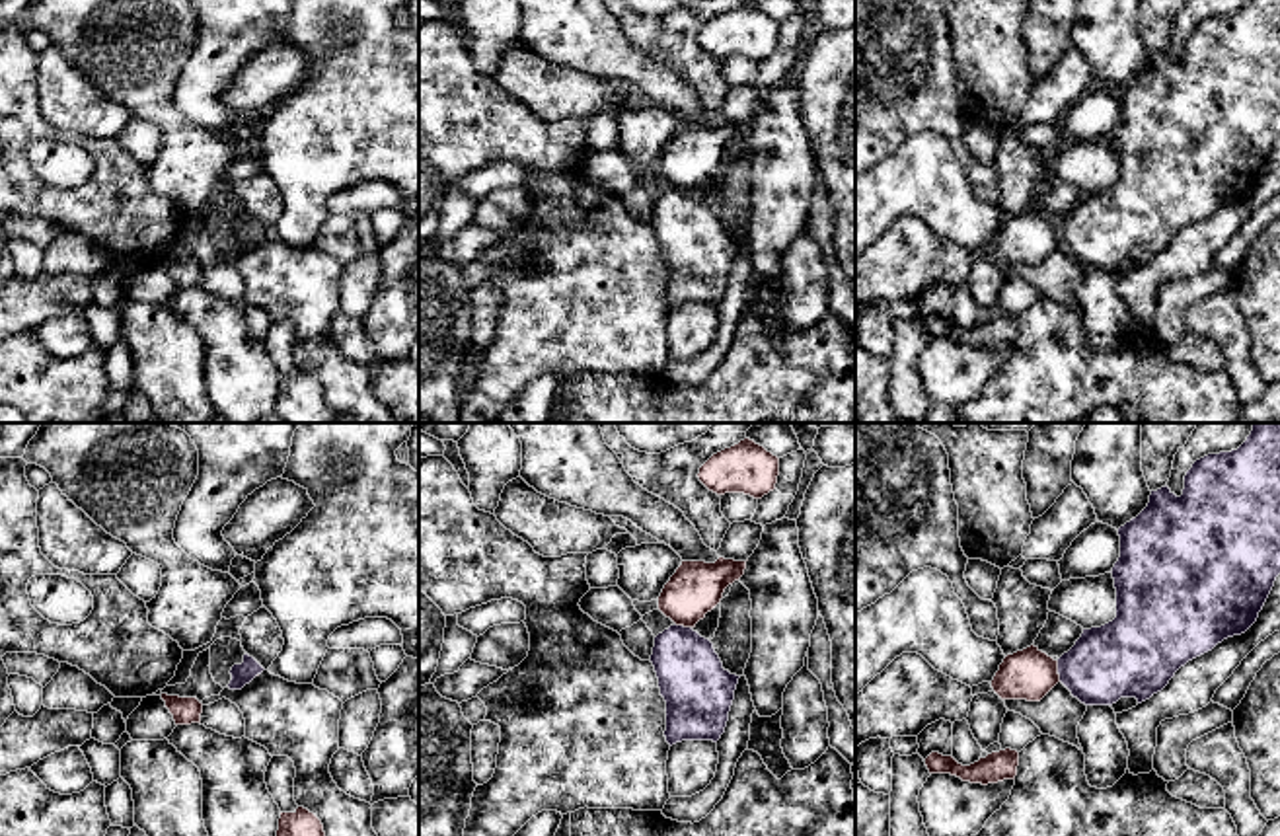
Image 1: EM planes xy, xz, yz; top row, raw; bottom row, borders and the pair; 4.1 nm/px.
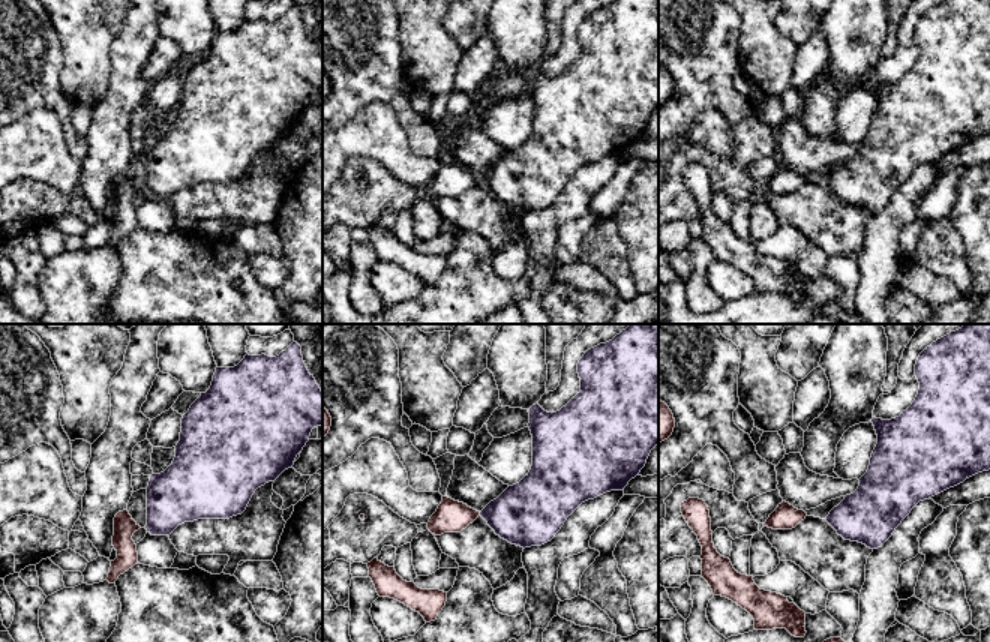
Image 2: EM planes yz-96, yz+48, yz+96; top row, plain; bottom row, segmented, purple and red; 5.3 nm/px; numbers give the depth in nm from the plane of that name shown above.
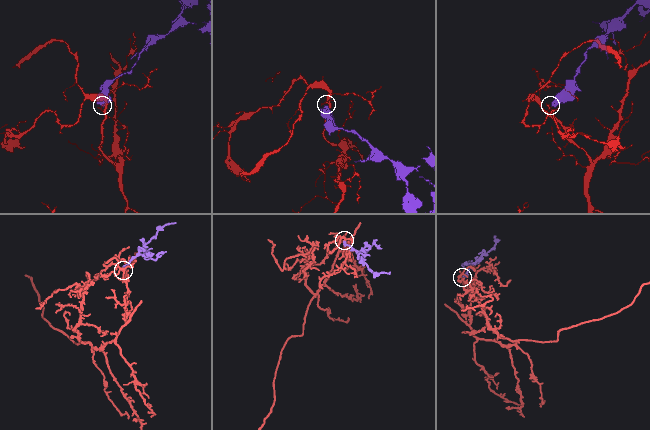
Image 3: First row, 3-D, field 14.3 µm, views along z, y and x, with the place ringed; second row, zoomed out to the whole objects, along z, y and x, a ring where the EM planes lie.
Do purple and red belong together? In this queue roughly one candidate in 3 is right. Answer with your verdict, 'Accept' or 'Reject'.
Reject

